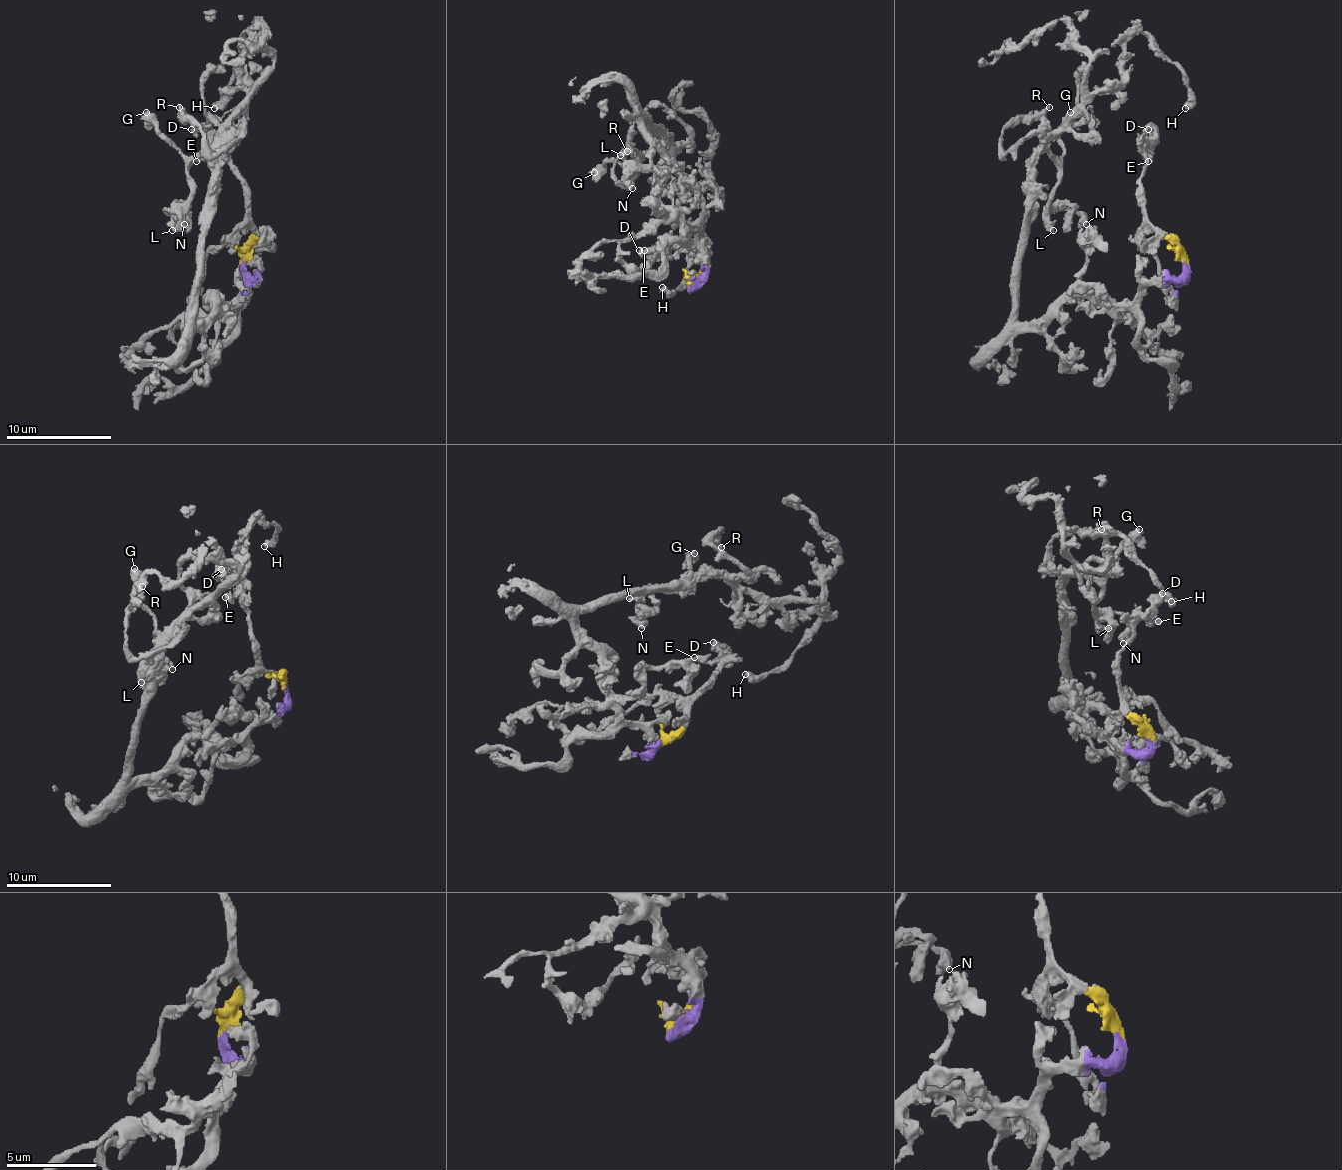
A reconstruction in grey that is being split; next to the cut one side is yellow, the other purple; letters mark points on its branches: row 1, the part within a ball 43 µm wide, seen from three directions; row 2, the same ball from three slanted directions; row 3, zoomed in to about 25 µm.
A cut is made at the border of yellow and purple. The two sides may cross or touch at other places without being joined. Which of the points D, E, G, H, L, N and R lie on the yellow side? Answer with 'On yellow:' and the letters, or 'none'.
On yellow: D, E

